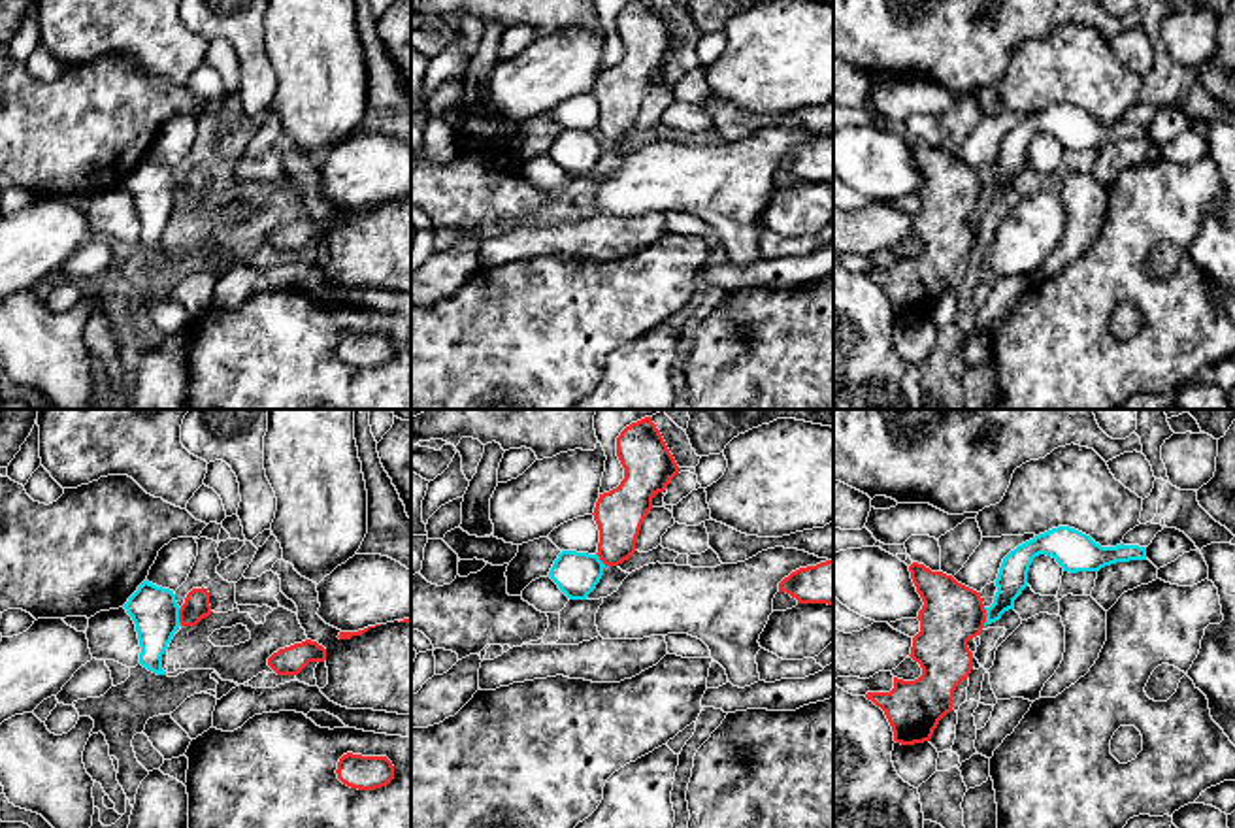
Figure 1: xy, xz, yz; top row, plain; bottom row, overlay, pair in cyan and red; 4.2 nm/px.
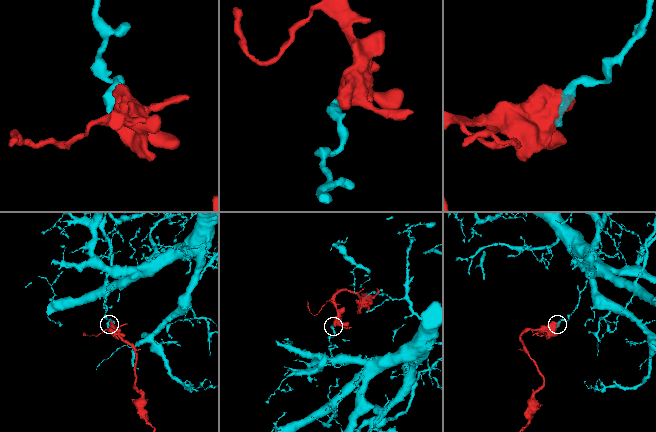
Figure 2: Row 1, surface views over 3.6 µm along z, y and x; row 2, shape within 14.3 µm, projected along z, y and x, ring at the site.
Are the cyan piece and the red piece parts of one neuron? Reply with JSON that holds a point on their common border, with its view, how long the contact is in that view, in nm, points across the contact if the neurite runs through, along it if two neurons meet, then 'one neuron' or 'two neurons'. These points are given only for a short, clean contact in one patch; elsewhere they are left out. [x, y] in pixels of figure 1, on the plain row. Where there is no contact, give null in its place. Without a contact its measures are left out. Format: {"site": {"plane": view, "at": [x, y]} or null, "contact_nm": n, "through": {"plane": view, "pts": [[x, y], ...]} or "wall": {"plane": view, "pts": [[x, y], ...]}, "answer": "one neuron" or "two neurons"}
{"site": {"plane": "xy", "at": [178, 195]}, "contact_nm": 80, "wall": {"plane": "xy", "pts": [[181, 185], [180, 202]]}, "answer": "two neurons"}

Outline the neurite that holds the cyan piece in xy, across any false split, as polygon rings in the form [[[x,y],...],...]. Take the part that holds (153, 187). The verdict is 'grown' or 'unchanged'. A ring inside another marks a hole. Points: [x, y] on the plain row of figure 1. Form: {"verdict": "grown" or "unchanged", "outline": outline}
{"verdict": "unchanged", "outline": [[[145,157],[123,185],[136,202],[141,224],[140,241],[156,253],[166,253],[162,232],[181,204],[181,185],[175,179],[173,168],[156,164]]]}

